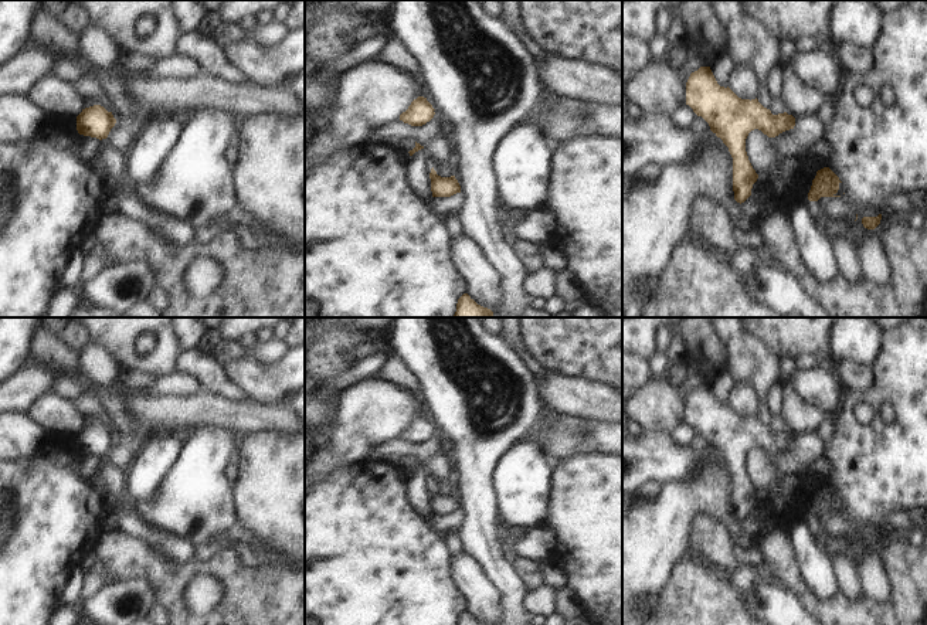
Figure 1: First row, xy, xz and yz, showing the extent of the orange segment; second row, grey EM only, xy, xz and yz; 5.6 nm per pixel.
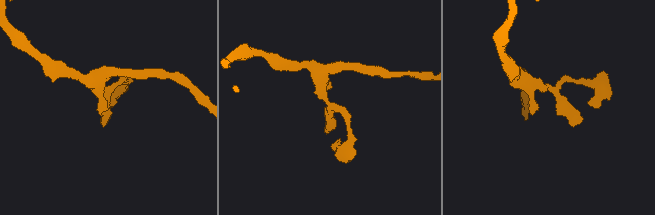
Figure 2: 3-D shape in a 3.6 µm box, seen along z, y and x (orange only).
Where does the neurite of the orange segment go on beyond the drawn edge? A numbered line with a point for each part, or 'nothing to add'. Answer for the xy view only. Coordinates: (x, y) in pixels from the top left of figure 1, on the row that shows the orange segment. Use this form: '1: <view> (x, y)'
nothing to add

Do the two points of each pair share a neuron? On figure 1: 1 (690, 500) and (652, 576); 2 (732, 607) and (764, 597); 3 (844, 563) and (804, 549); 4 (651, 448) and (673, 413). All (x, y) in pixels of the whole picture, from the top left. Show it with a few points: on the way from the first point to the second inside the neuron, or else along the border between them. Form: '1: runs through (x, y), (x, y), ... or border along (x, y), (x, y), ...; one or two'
1: runs through (672, 519), (654, 539), (652, 557); one
2: border along (739, 591), (749, 610); two
3: border along (829, 559), (829, 566), (839, 588); two
4: border along (644, 430), (665, 431), (669, 435); two

